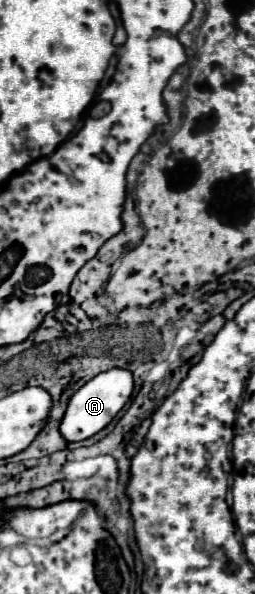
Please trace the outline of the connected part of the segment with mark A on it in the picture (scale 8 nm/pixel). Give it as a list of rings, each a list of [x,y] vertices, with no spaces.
[[[113,368],[113,370],[107,370],[107,372],[97,374],[95,378],[91,378],[83,388],[79,388],[71,396],[71,400],[67,404],[67,410],[65,410],[65,416],[61,420],[61,426],[59,426],[61,436],[67,442],[81,442],[81,440],[87,440],[87,438],[95,436],[127,404],[131,392],[133,392],[133,376],[131,376],[129,370]]]

